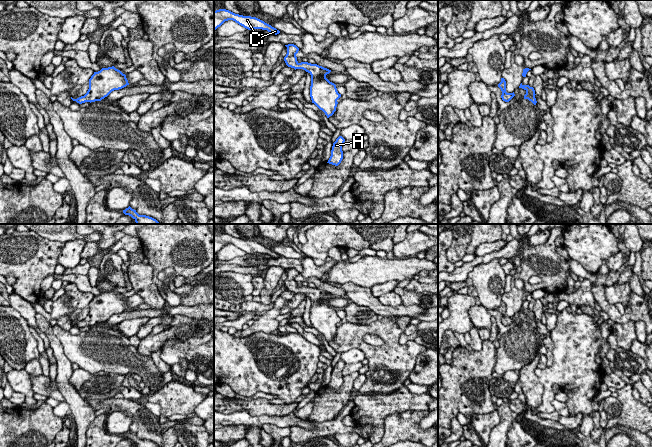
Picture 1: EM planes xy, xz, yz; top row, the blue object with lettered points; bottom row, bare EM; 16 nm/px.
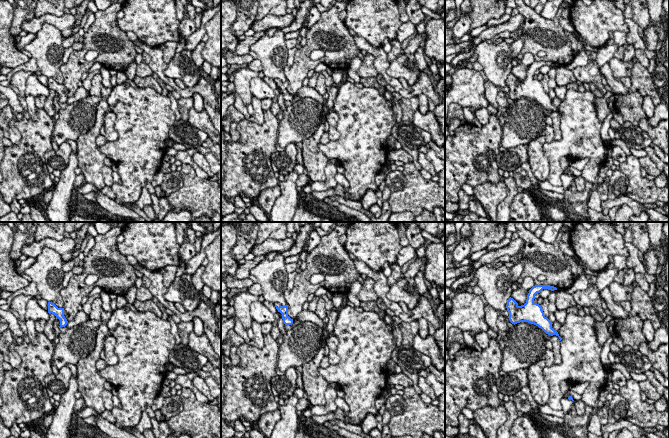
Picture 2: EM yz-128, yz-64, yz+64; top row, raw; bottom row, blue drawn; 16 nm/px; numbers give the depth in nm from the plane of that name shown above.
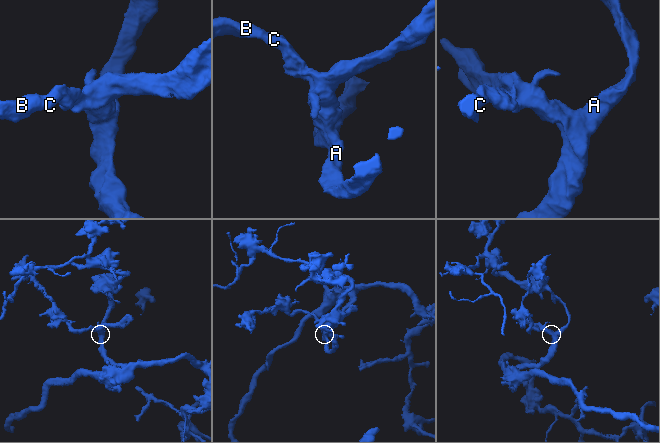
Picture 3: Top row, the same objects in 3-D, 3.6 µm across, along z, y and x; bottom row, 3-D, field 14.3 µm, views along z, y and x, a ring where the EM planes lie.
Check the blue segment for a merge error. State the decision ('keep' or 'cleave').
keep

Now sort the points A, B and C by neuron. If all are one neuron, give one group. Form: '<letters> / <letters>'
A B C

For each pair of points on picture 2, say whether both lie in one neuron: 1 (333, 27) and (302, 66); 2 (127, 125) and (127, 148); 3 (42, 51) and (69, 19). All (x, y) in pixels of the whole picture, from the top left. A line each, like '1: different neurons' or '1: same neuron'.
1: same neuron
2: same neuron
3: different neurons

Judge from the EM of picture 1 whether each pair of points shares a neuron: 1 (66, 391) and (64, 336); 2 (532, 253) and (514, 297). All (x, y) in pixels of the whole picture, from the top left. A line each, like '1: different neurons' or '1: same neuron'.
1: different neurons
2: same neuron

